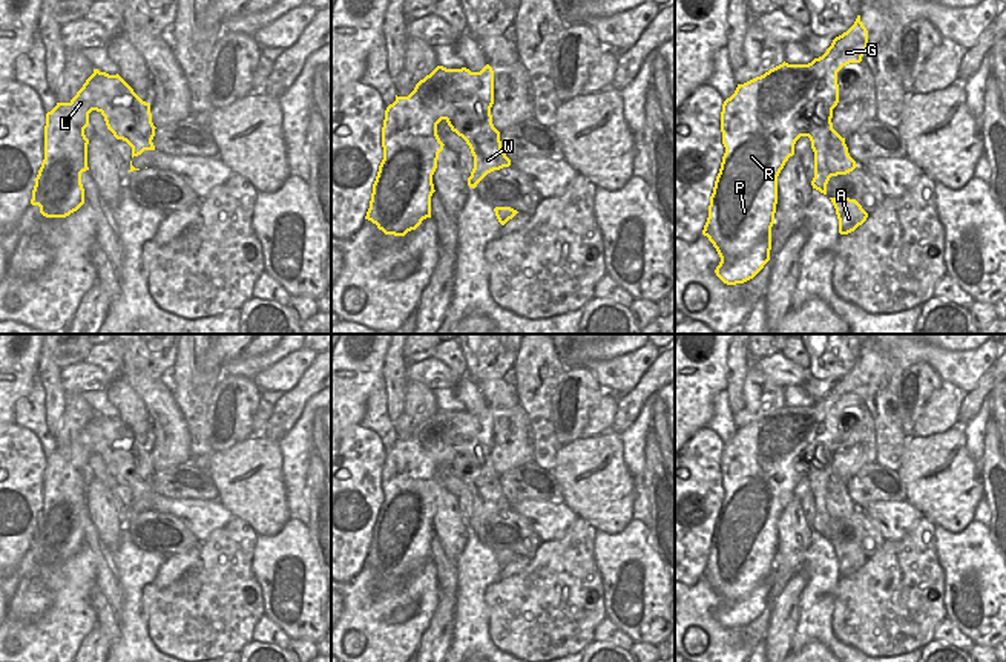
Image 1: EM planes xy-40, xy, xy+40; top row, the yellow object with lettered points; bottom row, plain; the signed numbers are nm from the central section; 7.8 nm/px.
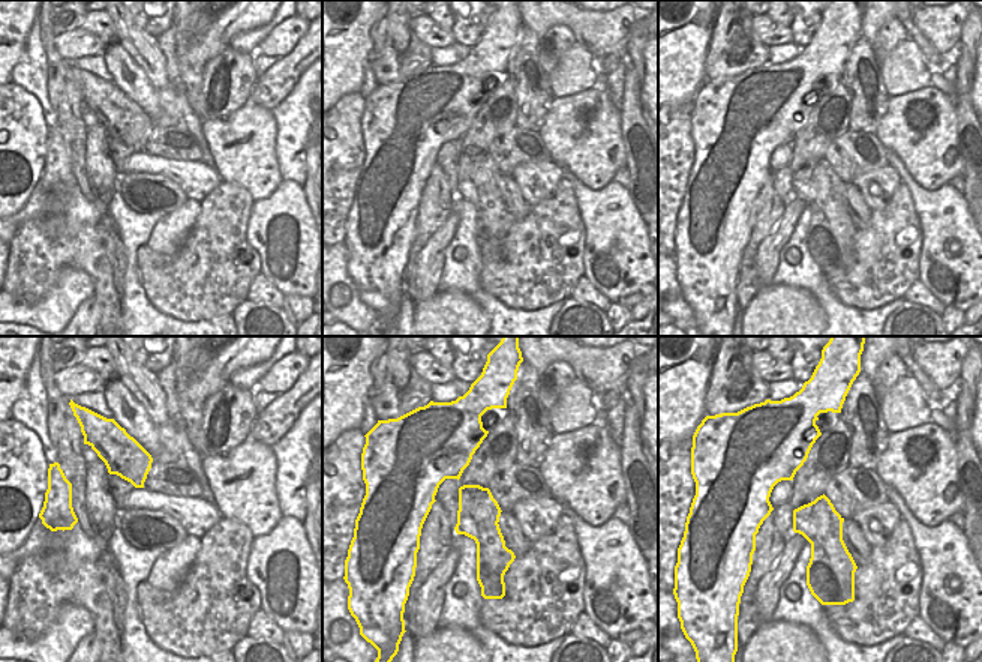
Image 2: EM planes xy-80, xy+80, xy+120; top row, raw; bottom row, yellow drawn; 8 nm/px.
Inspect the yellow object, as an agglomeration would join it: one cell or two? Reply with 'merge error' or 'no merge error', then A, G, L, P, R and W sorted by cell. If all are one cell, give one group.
merge error; A W / G L P R

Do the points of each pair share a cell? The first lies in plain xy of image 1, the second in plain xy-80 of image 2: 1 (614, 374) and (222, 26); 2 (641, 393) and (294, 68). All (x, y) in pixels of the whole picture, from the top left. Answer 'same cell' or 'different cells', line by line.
1: different cells
2: same cell

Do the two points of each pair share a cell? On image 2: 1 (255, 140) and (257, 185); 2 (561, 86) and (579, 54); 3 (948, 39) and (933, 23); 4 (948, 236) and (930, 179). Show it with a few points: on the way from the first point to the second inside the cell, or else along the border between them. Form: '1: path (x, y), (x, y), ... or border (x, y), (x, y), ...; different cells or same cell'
1: path (255, 150), (257, 174); same cell
2: path (568, 78), (576, 71), (579, 62); same cell
3: path (945, 35), (937, 27); same cell
4: border (906, 170), (927, 189), (937, 189), (946, 183); different cells

